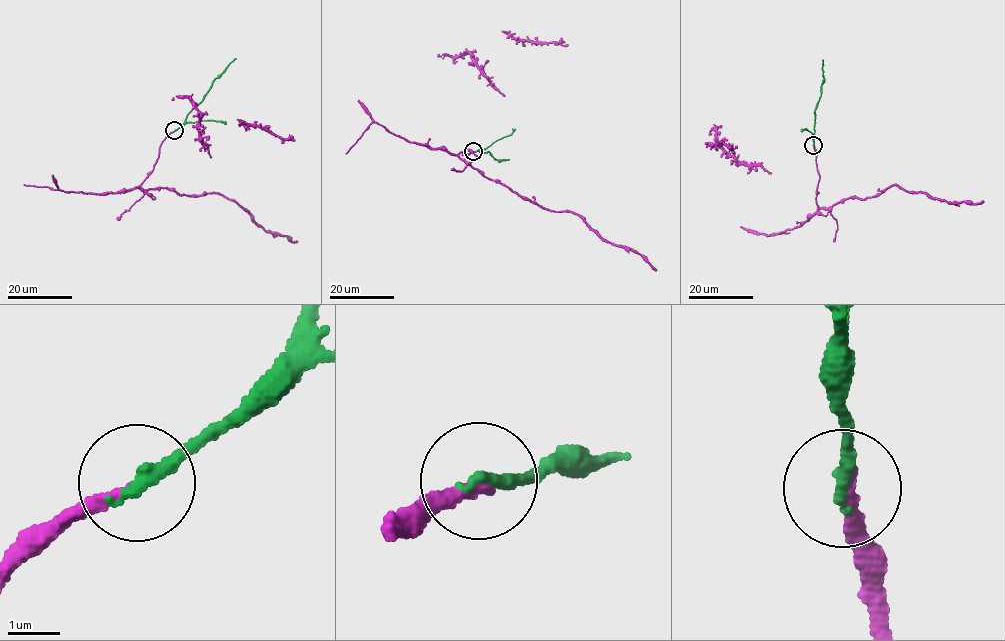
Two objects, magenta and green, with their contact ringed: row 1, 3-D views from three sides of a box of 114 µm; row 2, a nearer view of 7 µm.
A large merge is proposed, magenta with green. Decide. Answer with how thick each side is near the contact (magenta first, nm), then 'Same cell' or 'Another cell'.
Thickness 240 nm (magenta) against 300 nm. Same cell

